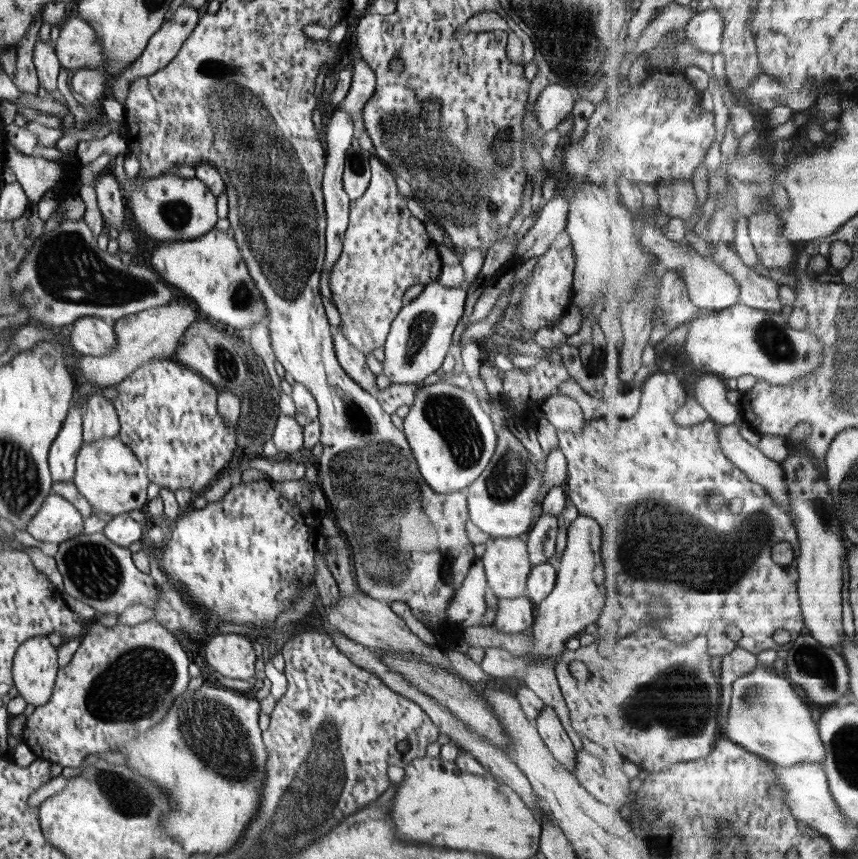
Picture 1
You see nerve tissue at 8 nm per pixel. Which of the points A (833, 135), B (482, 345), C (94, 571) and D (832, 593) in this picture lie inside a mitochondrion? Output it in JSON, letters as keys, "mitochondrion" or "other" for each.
{"A":"other","B":"other","C":"mitochondrion","D":"other"}

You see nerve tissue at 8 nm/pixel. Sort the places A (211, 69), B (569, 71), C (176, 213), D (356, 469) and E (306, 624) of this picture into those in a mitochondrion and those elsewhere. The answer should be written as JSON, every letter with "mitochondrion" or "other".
{"A":"other","B":"other","C":"mitochondrion","D":"mitochondrion","E":"other"}

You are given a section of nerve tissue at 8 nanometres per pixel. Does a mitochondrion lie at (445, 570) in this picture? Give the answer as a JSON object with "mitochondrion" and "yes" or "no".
{"mitochondrion":"yes"}

